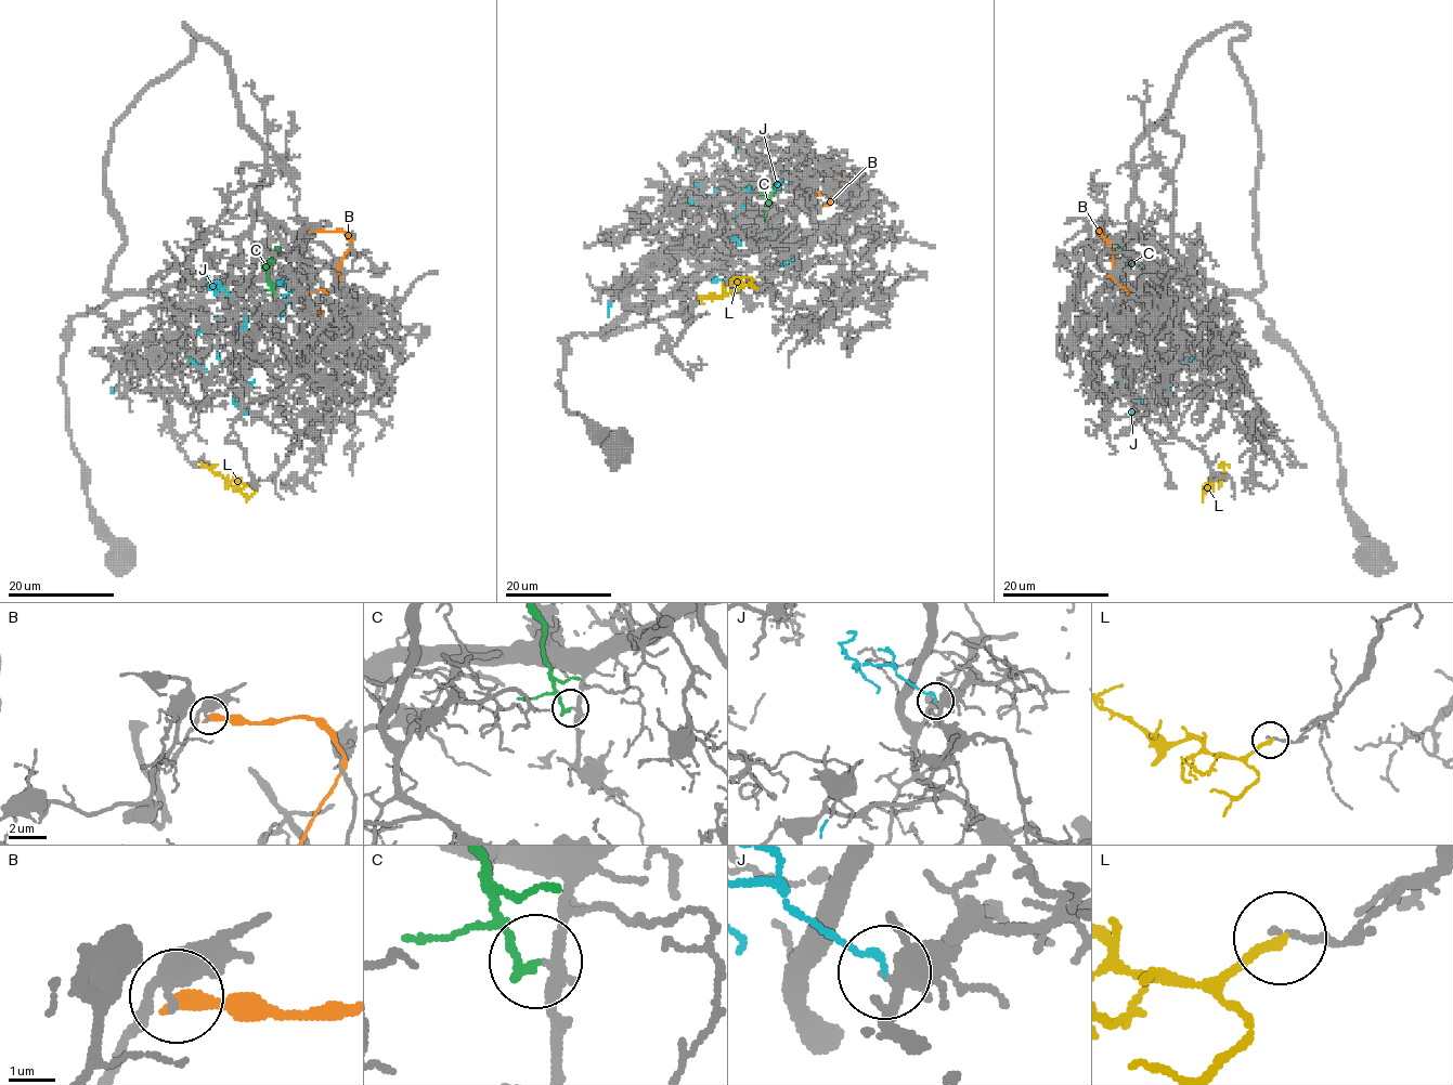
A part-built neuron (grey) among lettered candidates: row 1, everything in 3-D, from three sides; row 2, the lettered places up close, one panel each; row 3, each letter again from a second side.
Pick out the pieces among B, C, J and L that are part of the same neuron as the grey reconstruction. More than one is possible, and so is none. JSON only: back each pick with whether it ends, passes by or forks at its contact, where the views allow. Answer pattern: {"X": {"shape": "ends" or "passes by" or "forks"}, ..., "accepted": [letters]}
{"C": {"shape": "ends"}, "accepted": ["C"]}

